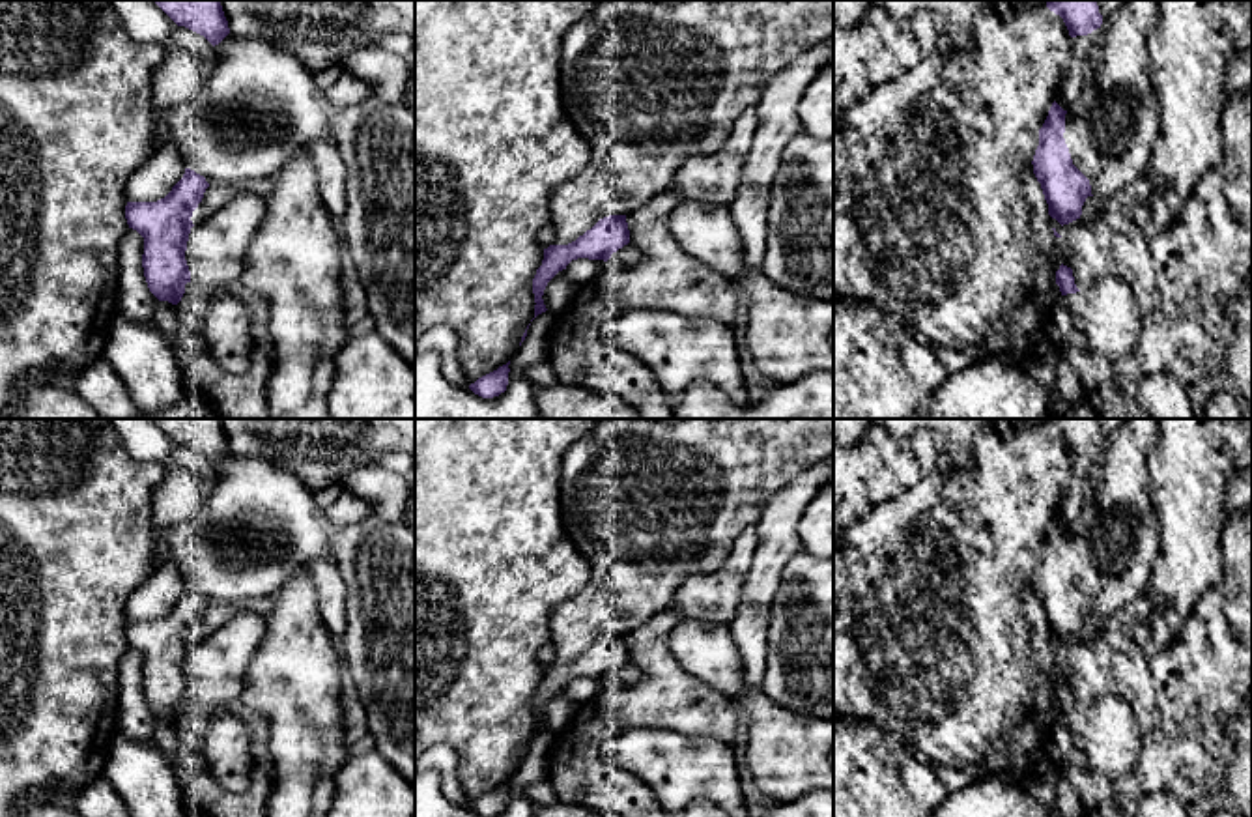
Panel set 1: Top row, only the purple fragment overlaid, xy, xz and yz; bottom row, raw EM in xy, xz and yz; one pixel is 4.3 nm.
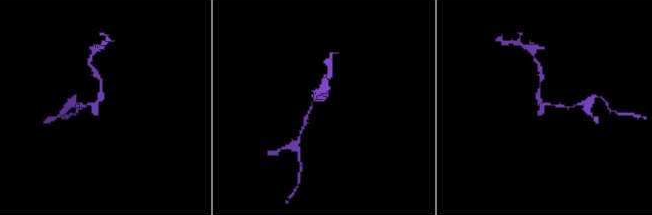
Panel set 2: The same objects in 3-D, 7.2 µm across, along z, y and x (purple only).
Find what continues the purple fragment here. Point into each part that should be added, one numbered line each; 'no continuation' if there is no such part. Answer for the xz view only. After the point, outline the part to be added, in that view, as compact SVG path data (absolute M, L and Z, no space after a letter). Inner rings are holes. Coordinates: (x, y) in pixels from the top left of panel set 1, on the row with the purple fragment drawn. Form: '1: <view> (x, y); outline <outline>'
no continuation

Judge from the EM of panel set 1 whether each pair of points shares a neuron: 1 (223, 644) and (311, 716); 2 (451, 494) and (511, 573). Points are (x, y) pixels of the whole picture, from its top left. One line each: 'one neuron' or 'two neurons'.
1: two neurons
2: one neuron

